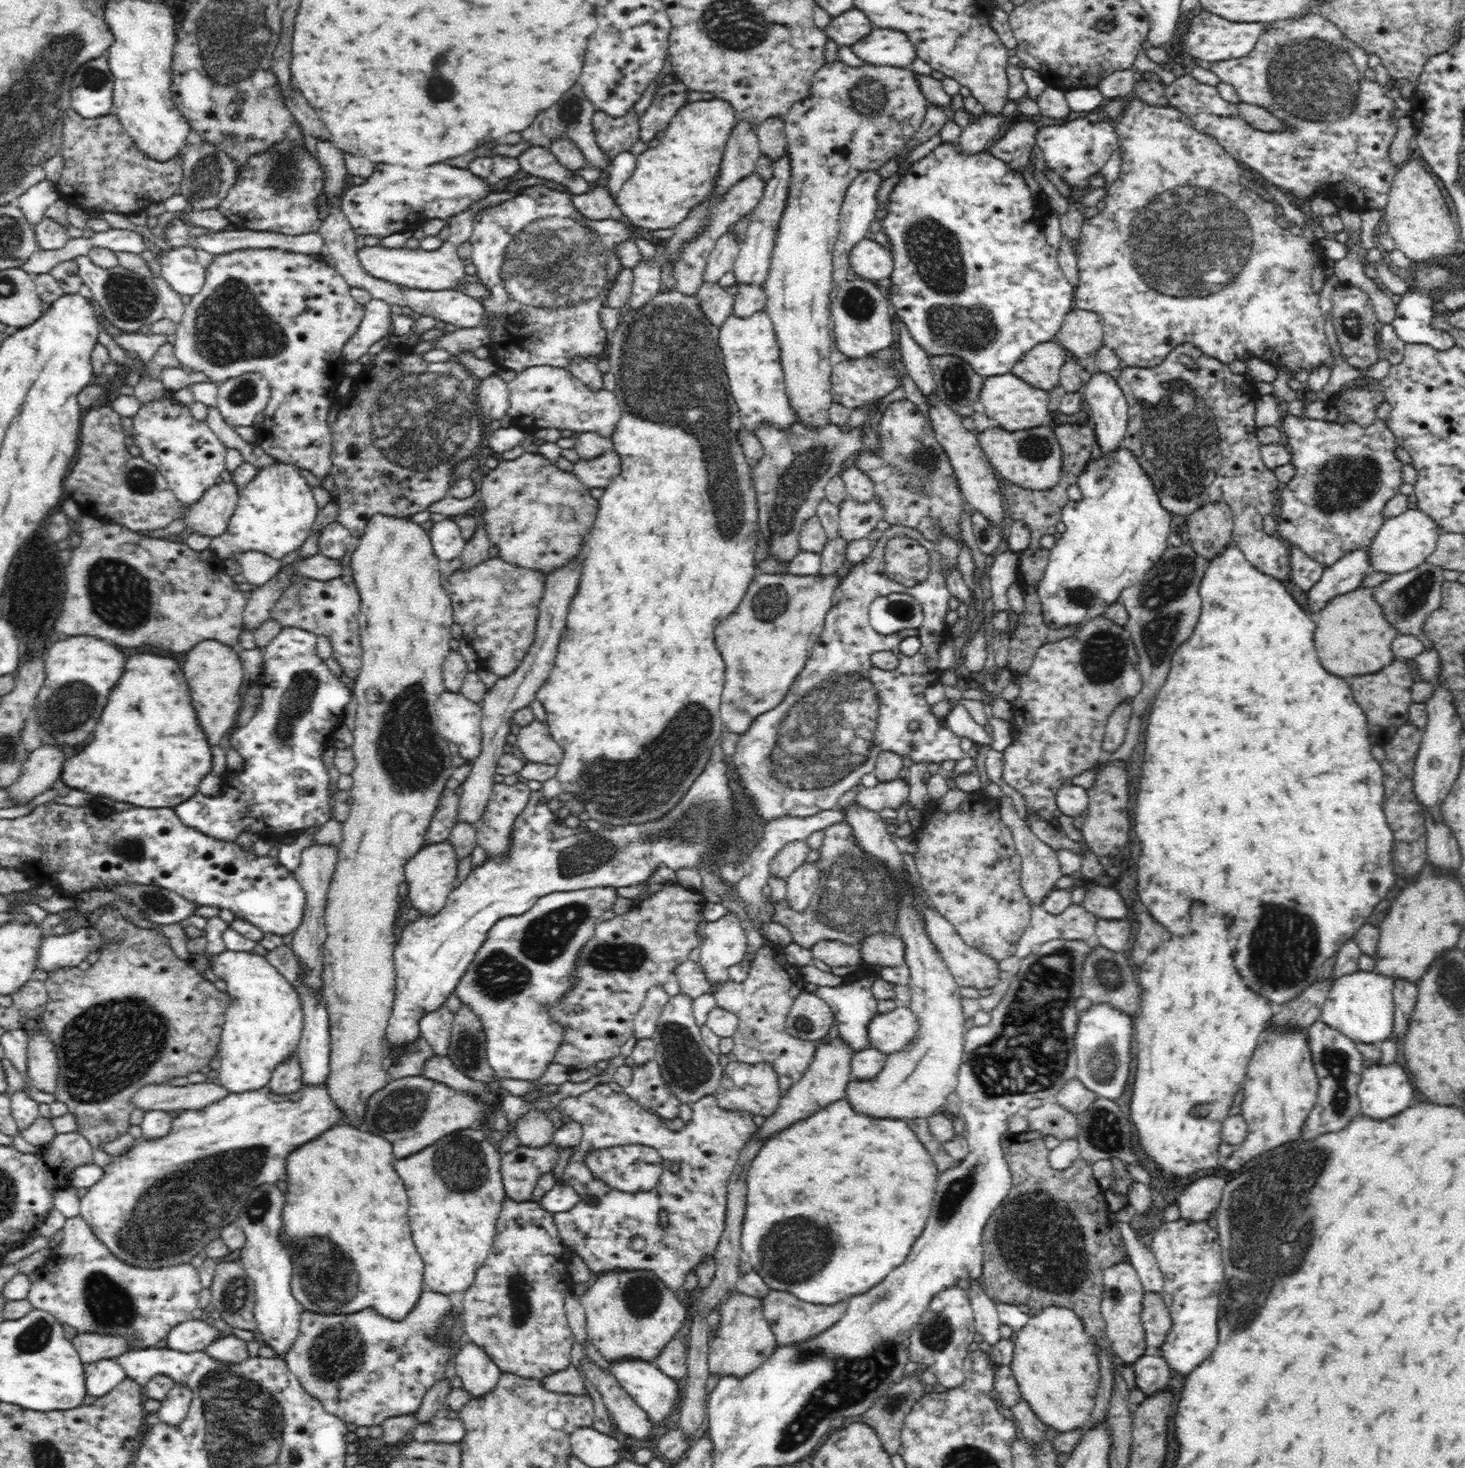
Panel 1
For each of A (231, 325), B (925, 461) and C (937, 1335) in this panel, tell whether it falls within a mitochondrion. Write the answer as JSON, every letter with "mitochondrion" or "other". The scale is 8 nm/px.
{"A":"mitochondrion","B":"mitochondrion","C":"mitochondrion"}

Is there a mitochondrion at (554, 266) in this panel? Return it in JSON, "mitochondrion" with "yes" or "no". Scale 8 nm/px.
{"mitochondrion":"yes"}

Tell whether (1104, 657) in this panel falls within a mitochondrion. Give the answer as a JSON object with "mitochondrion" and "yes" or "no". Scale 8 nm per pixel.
{"mitochondrion":"yes"}

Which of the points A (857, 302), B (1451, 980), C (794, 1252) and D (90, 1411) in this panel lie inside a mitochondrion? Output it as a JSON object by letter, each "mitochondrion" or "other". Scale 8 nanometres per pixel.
{"A":"mitochondrion","B":"mitochondrion","C":"mitochondrion","D":"other"}

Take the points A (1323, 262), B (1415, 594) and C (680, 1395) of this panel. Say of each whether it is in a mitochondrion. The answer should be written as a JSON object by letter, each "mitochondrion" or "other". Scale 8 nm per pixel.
{"A":"other","B":"mitochondrion","C":"other"}

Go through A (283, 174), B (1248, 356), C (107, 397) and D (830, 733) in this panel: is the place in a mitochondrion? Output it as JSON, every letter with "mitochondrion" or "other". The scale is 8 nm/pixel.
{"A":"mitochondrion","B":"other","C":"other","D":"mitochondrion"}

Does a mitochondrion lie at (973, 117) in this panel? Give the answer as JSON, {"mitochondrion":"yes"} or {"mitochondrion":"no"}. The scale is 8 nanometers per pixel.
{"mitochondrion":"no"}

